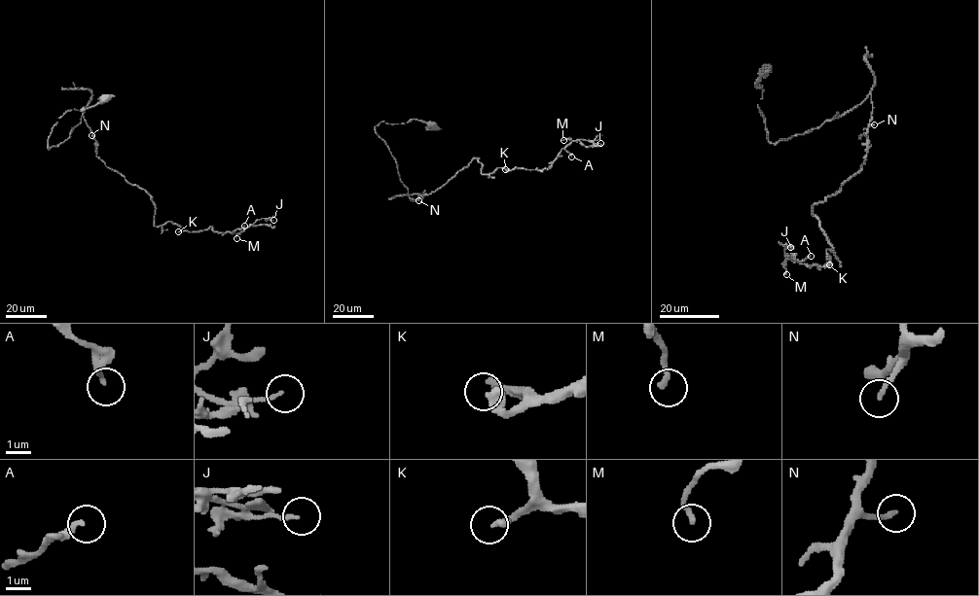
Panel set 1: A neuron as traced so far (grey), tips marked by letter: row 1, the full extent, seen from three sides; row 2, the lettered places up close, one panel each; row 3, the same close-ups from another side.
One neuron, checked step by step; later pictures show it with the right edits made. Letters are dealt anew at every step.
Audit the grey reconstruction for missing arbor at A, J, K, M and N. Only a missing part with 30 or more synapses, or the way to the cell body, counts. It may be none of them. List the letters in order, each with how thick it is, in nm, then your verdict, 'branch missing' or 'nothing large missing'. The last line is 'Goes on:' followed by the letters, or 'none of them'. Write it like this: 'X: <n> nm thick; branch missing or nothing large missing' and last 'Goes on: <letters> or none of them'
A: 190 nm thick; nothing large missing
J: 140 nm thick; nothing large missing
K: 320 nm thick; branch missing
M: 220 nm thick; branch missing
N: 190 nm thick; nothing large missing
Goes on: K, M

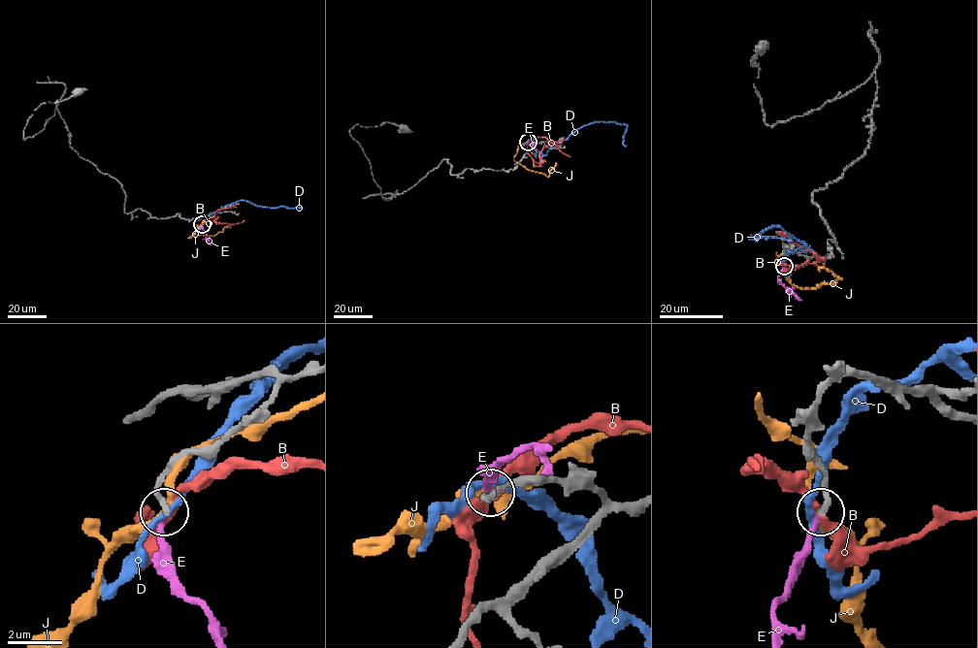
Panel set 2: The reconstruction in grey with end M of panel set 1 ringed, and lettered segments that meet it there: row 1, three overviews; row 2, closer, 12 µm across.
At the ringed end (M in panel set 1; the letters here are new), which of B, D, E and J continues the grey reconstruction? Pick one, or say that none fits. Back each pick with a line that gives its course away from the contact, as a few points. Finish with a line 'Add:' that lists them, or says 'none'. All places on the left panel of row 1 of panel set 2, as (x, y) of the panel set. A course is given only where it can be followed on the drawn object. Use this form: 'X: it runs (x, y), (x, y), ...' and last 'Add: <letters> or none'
E: it runs (203, 224), (211, 244)
Add: E

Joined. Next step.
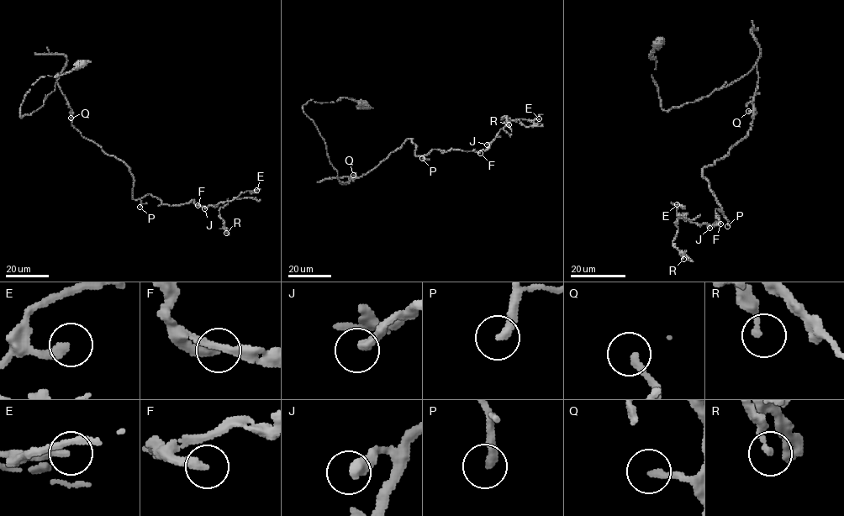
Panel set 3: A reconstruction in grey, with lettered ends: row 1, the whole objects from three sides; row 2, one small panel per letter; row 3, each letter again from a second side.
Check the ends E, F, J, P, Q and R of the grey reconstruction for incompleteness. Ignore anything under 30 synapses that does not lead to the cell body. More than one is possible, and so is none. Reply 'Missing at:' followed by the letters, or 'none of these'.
Missing at: F, P

